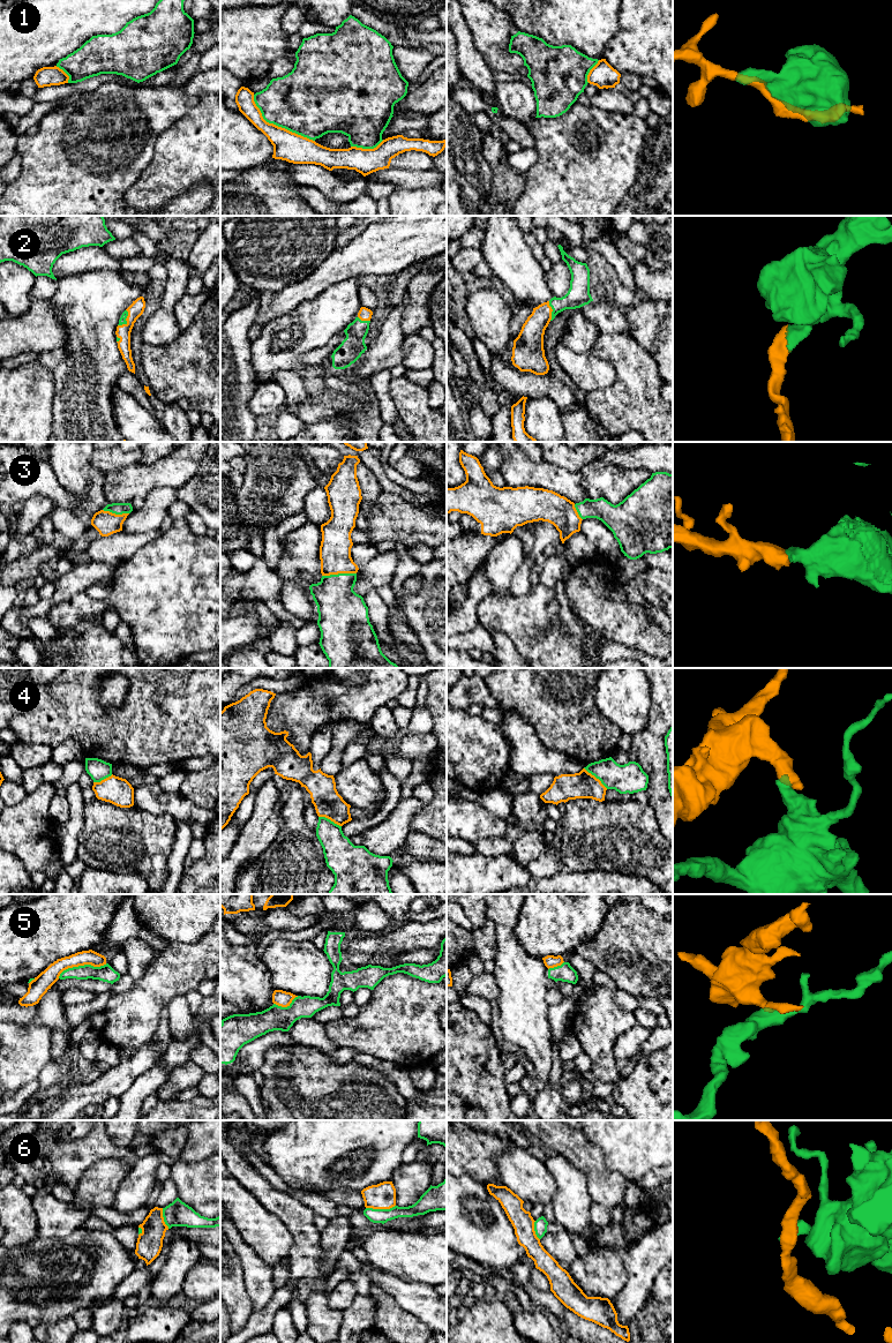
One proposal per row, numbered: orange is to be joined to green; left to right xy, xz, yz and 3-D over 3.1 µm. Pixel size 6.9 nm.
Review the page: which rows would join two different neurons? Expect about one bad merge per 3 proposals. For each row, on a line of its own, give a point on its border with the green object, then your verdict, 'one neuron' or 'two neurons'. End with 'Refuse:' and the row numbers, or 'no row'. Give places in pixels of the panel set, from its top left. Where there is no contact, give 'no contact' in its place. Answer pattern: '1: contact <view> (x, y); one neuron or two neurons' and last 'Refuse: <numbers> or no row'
1: contact xz (277, 125); two neurons
2: contact xy (125, 320); one neuron
3: contact xz (338, 574); one neuron
4: contact yz (596, 777); two neurons
5: contact xy (81, 966); two neurons
6: contact xz (380, 1209); two neurons
Refuse: 1, 4, 5, 6

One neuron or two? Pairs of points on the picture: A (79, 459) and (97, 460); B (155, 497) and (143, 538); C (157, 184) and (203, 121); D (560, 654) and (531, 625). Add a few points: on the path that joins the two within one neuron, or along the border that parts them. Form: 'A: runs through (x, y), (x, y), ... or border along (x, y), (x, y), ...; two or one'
A: border along (91, 454), (90, 463), (105, 474); two
B: border along (122, 530), (129, 533), (158, 531); two
C: runs through (172, 169), (203, 136); one
D: runs through (553, 647), (538, 632); one

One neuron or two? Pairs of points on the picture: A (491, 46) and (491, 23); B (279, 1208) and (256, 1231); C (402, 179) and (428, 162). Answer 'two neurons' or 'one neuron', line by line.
A: one neuron
B: two neurons
C: two neurons

